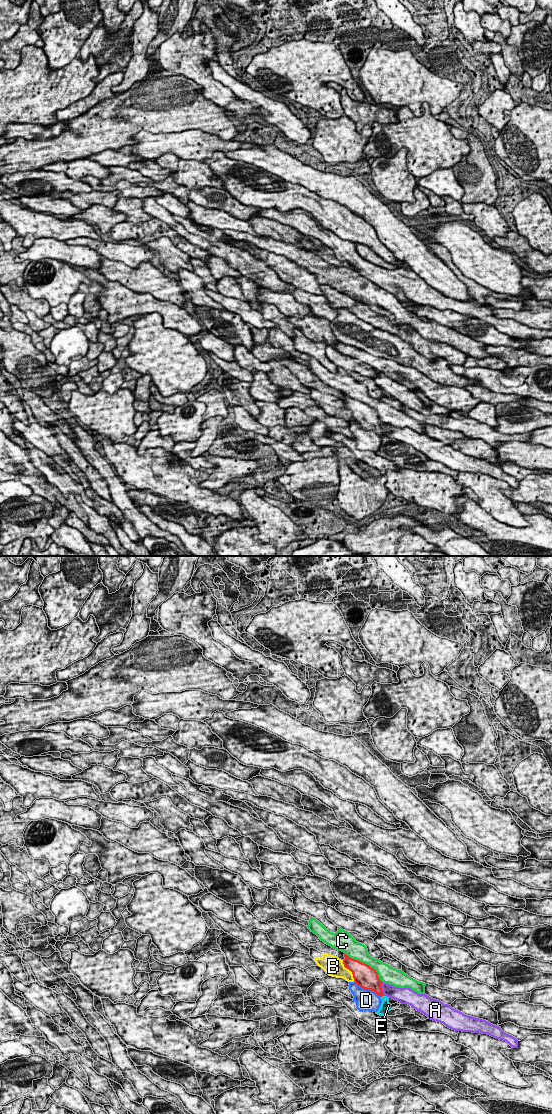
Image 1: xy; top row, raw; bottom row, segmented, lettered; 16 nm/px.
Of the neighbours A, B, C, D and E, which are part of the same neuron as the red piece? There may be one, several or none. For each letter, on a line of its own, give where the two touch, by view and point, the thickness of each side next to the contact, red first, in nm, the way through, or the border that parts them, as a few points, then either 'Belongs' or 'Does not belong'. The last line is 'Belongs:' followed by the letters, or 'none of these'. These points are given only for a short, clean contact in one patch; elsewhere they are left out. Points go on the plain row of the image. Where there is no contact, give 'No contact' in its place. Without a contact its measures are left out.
A: Touches red at xy (381, 429). Thickness 320 nm (red) against 200 nm. Does not belong
B: Touches red at xy (349, 409). Thickness 340 nm (red) against 300 nm. Does not belong
C: Touches red at xy (366, 404). Thickness 360 nm (red) against 280 nm. Does not belong
D: Touches red at xy (367, 429). Thickness 360 nm (red) against 360 nm. Does not belong
E: Touches red at xy (381, 436). Thickness 240 nm (red) against 160 nm. Boundary: xy (383, 435), (380, 437). Does not belong
Belongs: none of these

